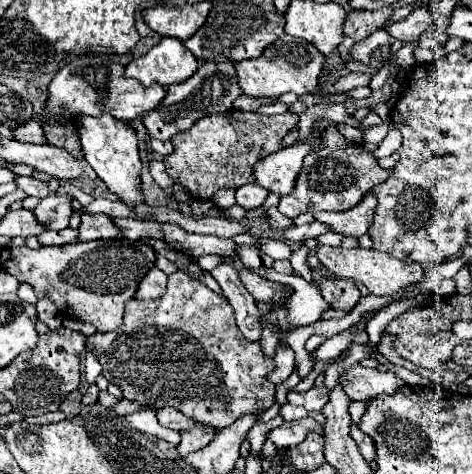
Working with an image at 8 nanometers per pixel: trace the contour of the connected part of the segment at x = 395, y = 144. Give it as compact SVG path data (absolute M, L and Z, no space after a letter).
M391 126L391 130L389 130L387 136L379 142L379 148L373 152L373 156L377 156L377 158L389 156L389 154L397 152L399 146L401 146L401 132L399 132L395 126Z

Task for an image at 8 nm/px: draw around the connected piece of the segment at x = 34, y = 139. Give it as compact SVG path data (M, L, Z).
M27 120L25 124L17 126L11 130L13 138L19 142L29 142L29 144L45 144L45 136L41 130L41 124L37 120Z

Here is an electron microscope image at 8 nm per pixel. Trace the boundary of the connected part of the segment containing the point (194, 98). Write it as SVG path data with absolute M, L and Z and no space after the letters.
M203 64L187 82L179 86L169 86L165 98L159 102L155 110L143 116L143 124L147 132L159 140L169 140L171 136L189 130L193 122L209 114L221 114L233 108L233 100L241 96L239 84L235 82L235 68L229 64Z

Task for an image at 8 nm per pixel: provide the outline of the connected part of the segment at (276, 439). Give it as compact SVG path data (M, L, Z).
M301 418L295 422L283 422L281 426L267 432L267 438L275 444L277 450L285 450L289 446L297 446L305 440L307 432L323 434L323 426L311 418Z

